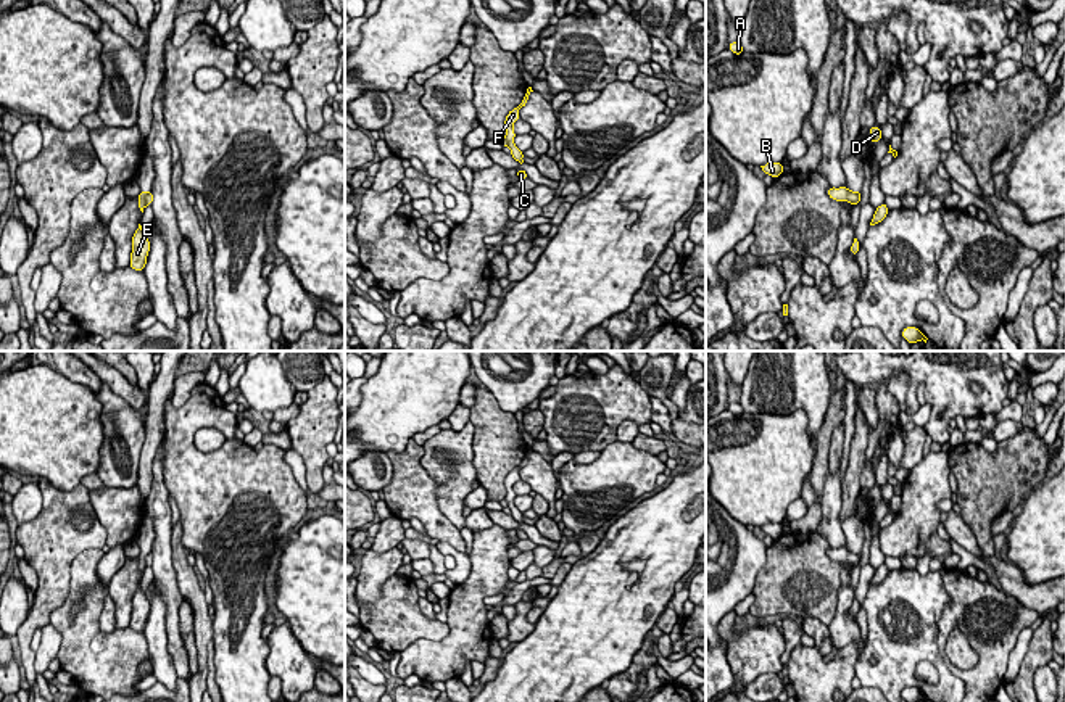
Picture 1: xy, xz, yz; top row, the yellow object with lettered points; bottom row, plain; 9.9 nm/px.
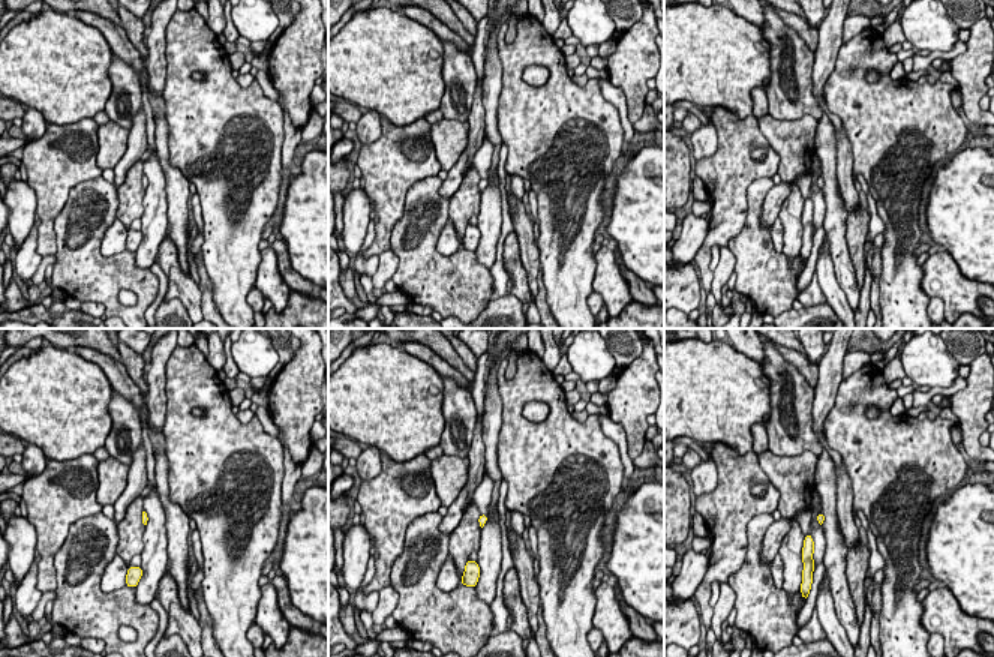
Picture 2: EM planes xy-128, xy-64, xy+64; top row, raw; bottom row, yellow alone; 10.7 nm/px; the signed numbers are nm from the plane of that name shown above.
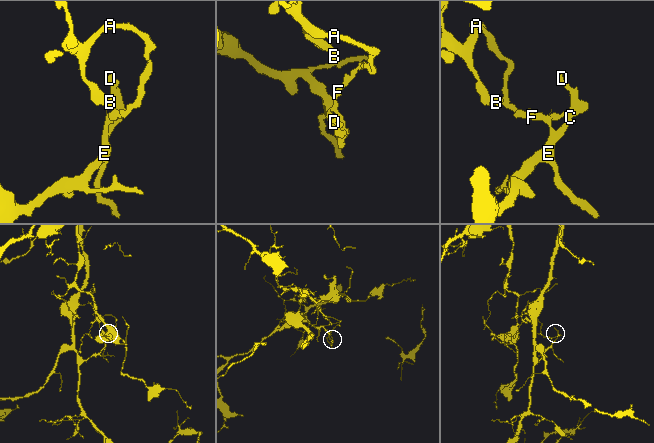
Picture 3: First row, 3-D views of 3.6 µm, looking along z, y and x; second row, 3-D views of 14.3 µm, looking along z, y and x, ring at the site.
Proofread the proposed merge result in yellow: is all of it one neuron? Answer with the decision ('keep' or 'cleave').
cleave

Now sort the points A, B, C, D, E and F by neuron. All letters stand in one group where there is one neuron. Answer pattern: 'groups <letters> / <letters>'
groups A B F / C D E

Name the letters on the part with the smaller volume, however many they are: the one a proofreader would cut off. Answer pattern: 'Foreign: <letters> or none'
Foreign: A, B, F

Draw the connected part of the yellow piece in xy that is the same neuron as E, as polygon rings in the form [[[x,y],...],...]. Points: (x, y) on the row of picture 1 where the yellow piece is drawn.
[[[139,224],[132,237],[132,253],[131,253],[129,267],[132,267],[134,270],[143,270],[148,251],[150,251],[150,242],[145,232],[142,230],[142,225]]]

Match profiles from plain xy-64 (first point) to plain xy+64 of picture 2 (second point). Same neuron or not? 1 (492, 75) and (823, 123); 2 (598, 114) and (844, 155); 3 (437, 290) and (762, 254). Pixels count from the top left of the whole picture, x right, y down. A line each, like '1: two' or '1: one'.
1: one
2: two
3: one

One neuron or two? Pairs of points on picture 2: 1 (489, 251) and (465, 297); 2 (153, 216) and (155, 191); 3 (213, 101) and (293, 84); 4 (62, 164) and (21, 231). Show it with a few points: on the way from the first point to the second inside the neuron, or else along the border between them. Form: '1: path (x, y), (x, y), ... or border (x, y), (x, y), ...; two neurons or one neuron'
1: border (474, 252), (476, 258), (488, 270); two neurons
2: path (155, 210), (155, 197); one neuron
3: border (278, 102), (284, 110); two neurons
4: border (26, 182), (35, 192), (36, 216); two neurons

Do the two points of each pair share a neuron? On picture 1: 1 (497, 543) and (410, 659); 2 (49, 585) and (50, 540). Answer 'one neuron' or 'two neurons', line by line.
1: one neuron
2: one neuron

